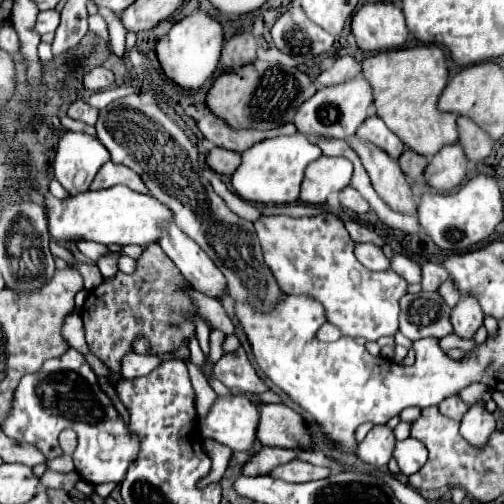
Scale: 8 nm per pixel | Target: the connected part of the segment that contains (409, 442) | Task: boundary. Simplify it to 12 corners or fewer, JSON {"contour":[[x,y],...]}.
{"contour":[[420,440],[396,442],[400,472],[412,476],[426,464],[428,450]]}

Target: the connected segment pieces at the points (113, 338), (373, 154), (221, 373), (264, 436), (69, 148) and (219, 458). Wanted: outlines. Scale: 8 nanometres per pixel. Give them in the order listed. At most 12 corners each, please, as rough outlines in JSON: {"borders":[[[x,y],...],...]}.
{"borders":[[[150,244],[136,274],[90,290],[90,352],[122,380],[146,338],[154,356],[196,332],[198,310],[174,262]],[[348,138],[372,186],[392,210],[416,214],[414,194],[380,148]],[[244,348],[224,354],[214,376],[228,388],[268,392]],[[262,404],[264,446],[312,450],[308,422],[284,404]],[[66,130],[54,178],[70,196],[90,188],[110,160],[86,132]],[[204,440],[212,472],[198,482],[200,488],[220,482],[232,450],[216,440]]]}

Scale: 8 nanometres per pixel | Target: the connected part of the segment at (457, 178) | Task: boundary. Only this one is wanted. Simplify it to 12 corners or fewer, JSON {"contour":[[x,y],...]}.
{"contour":[[458,144],[440,148],[424,170],[438,192],[456,188],[466,176]]}

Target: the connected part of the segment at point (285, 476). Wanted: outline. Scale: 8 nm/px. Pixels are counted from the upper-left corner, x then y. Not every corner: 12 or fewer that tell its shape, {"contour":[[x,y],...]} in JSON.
{"contour":[[292,460],[272,470],[286,482],[310,482],[330,476],[330,468]]}

